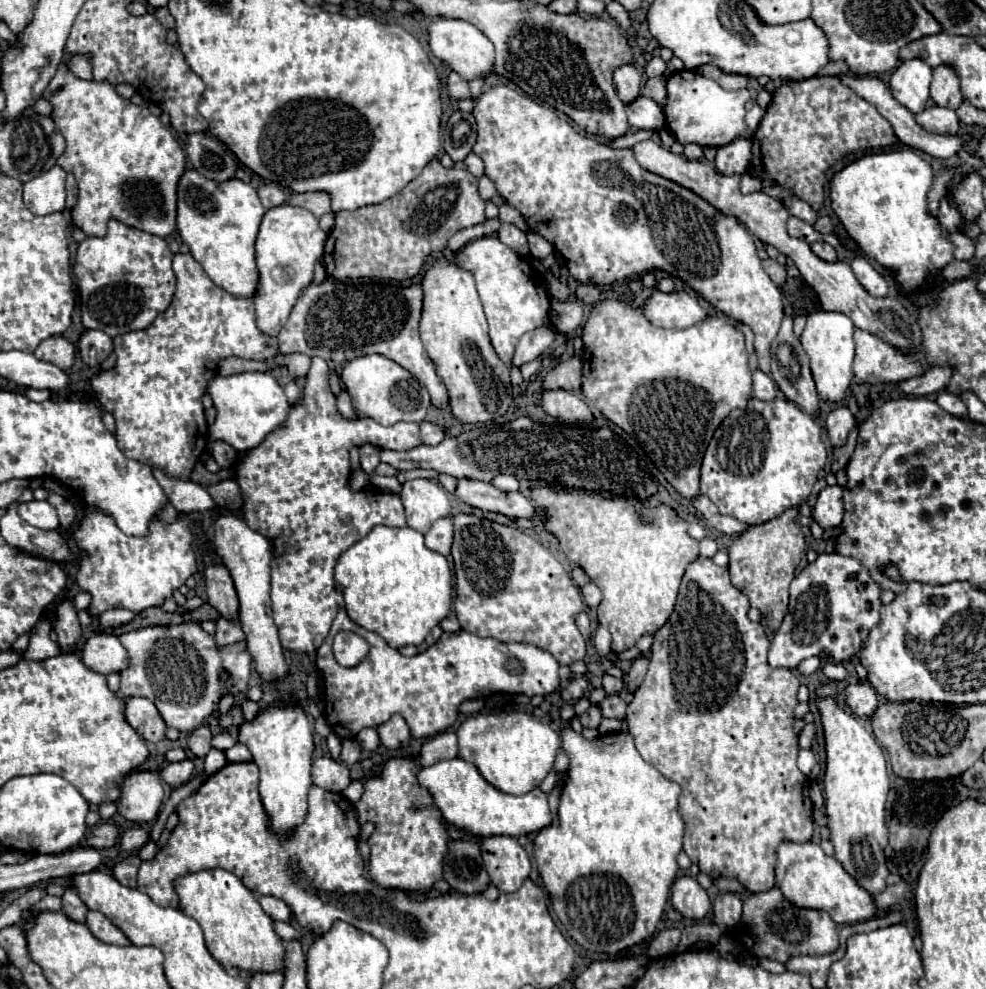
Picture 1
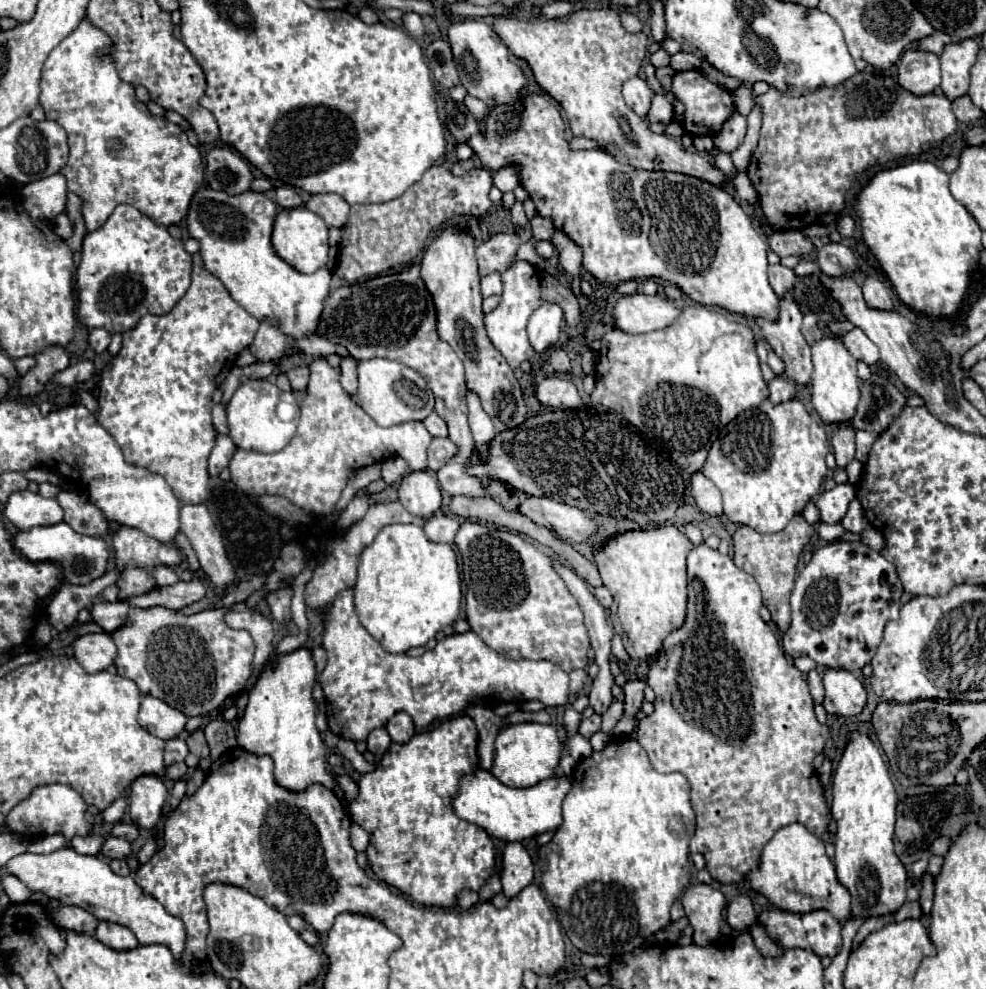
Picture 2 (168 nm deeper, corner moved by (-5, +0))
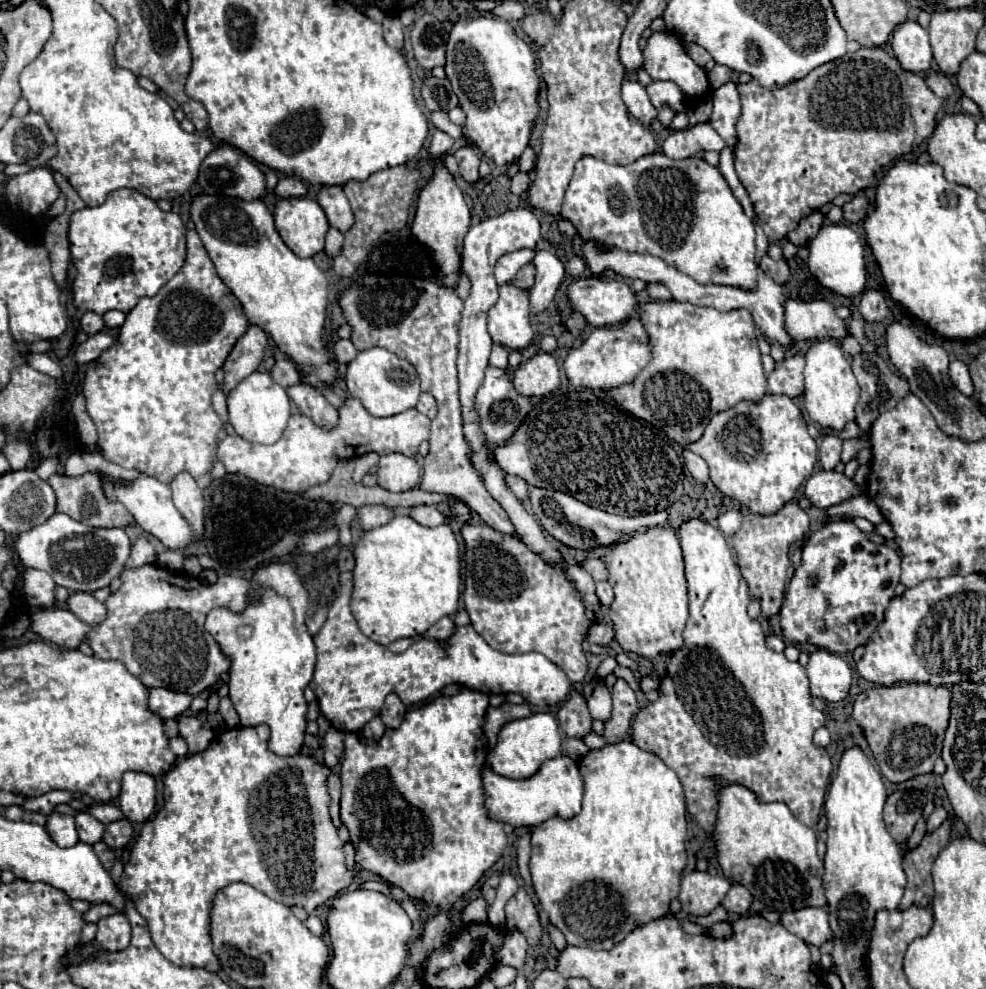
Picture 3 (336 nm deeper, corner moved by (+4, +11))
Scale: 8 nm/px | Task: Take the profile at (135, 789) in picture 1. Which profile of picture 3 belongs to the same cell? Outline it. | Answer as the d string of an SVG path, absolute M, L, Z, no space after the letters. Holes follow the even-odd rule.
M126 772L122 778L120 810L130 822L146 822L156 808L154 778L144 772Z

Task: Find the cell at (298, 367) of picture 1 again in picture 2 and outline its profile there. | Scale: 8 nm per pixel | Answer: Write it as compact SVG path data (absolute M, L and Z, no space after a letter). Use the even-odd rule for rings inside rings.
M293 367L287 373L287 377L291 381L293 391L303 391L307 387L307 381L309 381L309 367Z

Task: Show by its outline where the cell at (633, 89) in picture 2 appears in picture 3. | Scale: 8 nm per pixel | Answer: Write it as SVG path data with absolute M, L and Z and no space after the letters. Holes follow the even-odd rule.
M626 78L622 82L622 100L624 100L630 116L650 128L652 120L656 120L656 116L658 116L658 110L652 106L644 86L640 86L636 80Z

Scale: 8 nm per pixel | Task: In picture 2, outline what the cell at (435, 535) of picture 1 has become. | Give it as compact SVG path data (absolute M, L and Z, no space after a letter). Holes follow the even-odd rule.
M435 513L425 523L425 535L435 543L453 543L455 533L459 529L459 519L445 513Z

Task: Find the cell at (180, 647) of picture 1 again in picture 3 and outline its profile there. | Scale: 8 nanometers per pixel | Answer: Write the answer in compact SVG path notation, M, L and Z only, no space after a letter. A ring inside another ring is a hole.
M144 564L140 568L128 568L120 576L122 586L116 594L106 598L106 620L96 624L88 632L88 644L94 650L96 658L102 660L120 660L130 674L140 678L148 688L168 688L174 692L200 694L220 680L230 666L228 658L220 652L216 640L206 632L204 620L212 608L224 606L234 612L240 612L246 606L248 582L238 576L218 576L214 584L206 584L194 576L172 574L168 568L158 564Z

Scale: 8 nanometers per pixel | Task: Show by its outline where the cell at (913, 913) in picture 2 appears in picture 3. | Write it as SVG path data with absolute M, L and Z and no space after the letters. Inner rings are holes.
M946 818L934 832L928 832L914 850L906 852L904 872L908 876L908 886L900 904L902 910L906 910L912 904L928 906L932 902L934 884L932 884L930 870L940 850L948 846L950 832L952 832L952 820Z

